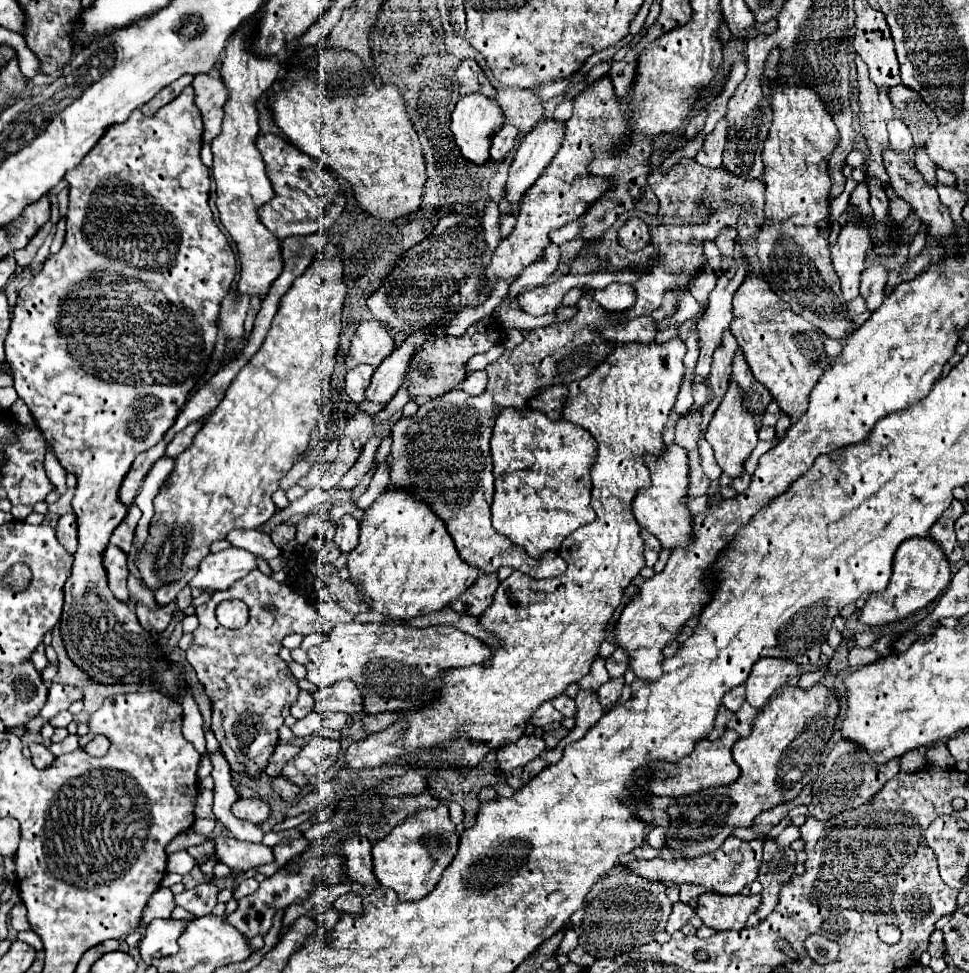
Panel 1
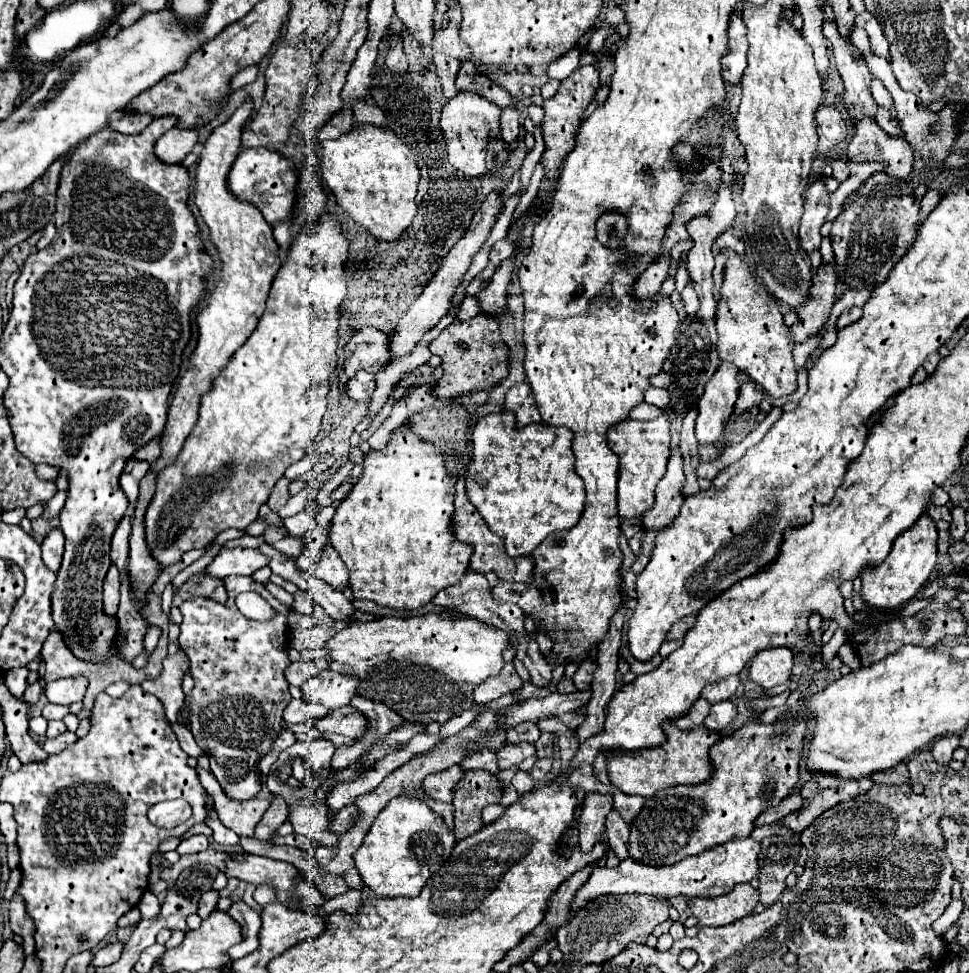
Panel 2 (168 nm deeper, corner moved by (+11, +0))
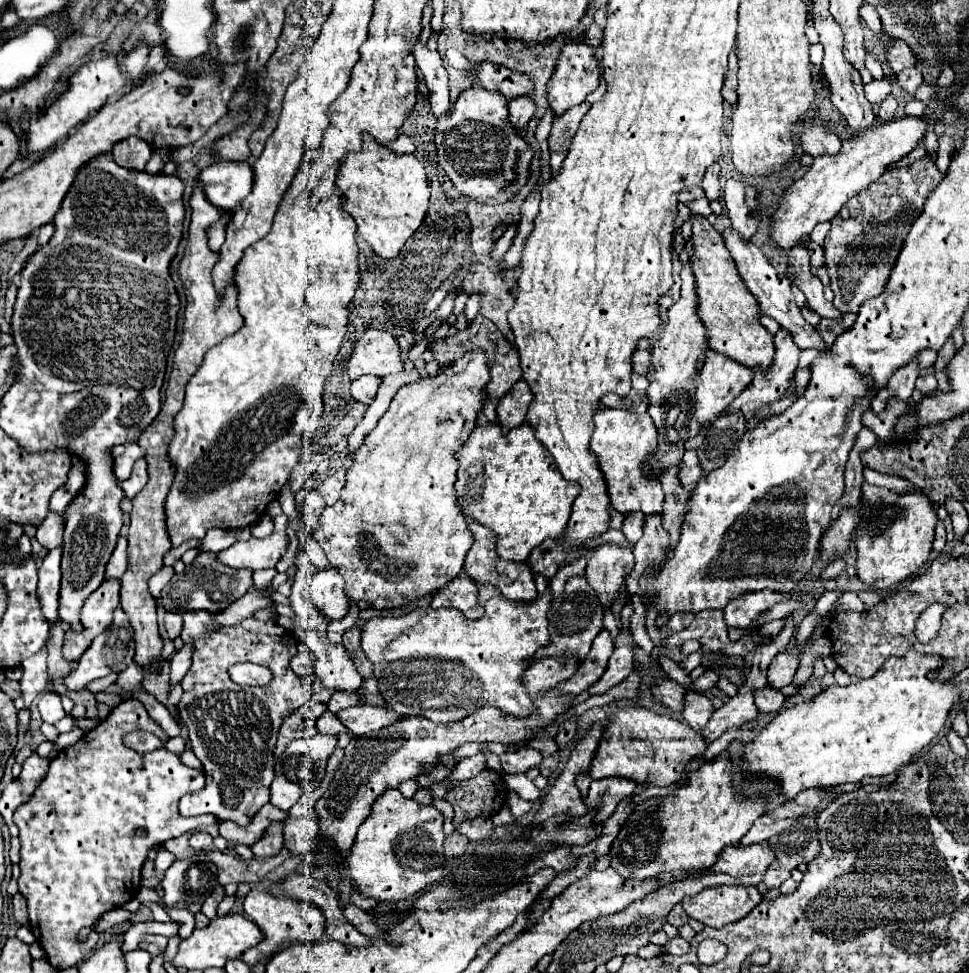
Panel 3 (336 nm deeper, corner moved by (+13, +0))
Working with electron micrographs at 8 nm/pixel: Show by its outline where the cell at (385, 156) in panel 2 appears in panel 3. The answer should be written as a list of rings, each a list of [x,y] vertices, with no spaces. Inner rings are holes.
[[[365,133],[357,154],[347,155],[341,162],[336,186],[343,196],[343,208],[357,224],[357,234],[369,244],[381,260],[395,260],[409,236],[423,224],[429,208],[429,180],[423,164],[411,156],[397,156],[389,148],[373,142]]]

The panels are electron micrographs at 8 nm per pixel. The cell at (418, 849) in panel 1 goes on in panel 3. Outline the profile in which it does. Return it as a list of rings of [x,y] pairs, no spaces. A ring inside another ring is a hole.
[[[387,788],[359,826],[349,854],[349,872],[357,892],[381,902],[397,902],[421,894],[443,876],[443,840],[443,814],[437,808],[421,806],[415,800],[403,798],[399,790]],[[415,832],[421,834],[421,842],[417,844],[409,840]]]

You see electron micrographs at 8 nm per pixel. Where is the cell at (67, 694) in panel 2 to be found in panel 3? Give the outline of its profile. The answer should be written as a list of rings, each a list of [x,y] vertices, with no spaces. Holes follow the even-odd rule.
[[[117,608],[113,624],[107,628],[107,632],[99,634],[93,640],[93,644],[89,646],[89,652],[85,652],[81,656],[77,668],[65,678],[65,686],[71,688],[71,690],[75,690],[75,688],[87,686],[89,682],[93,682],[97,678],[105,678],[111,672],[121,672],[121,670],[125,670],[133,662],[133,652],[135,652],[135,646],[133,646],[133,628],[129,624],[127,614],[121,608]]]

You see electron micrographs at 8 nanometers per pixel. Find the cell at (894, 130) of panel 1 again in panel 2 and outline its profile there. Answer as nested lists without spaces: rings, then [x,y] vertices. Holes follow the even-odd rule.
[[[879,108],[877,110],[877,116],[875,116],[875,122],[879,124],[881,130],[885,130],[889,136],[899,136],[899,126],[897,126],[897,120],[891,116],[889,110],[885,108]]]

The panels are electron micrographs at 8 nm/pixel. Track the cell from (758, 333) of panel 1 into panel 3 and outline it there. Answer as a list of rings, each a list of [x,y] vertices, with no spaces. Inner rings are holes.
[[[691,214],[693,224],[693,250],[689,254],[693,276],[695,276],[695,294],[697,294],[697,314],[707,328],[707,344],[711,350],[731,356],[733,360],[749,366],[761,368],[769,366],[773,358],[773,334],[769,334],[759,318],[761,310],[753,294],[745,288],[737,266],[723,244],[721,234],[707,222],[703,216]]]

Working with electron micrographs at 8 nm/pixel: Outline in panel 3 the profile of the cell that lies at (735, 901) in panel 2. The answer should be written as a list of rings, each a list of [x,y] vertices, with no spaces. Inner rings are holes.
[[[715,886],[695,896],[685,896],[681,906],[689,918],[711,928],[723,928],[745,918],[761,900],[763,894],[755,886]]]

